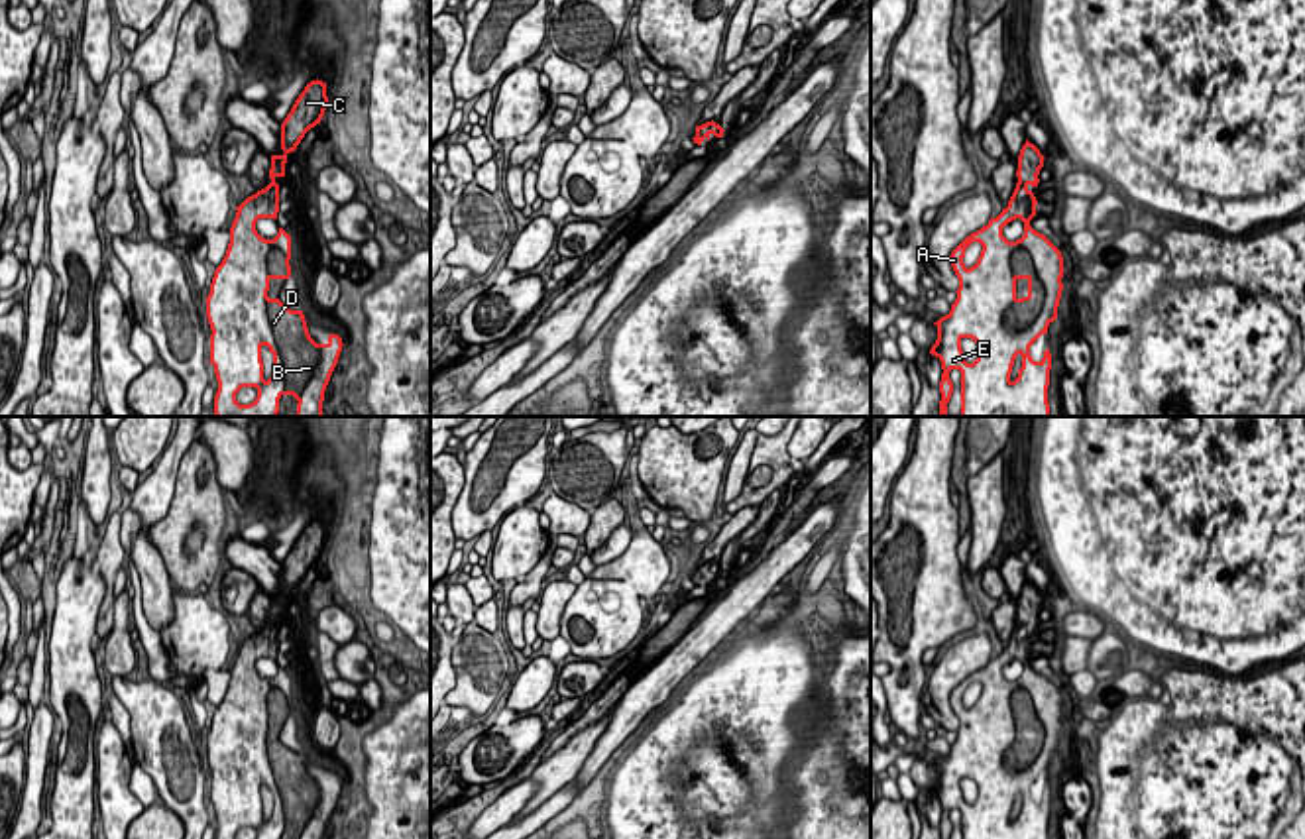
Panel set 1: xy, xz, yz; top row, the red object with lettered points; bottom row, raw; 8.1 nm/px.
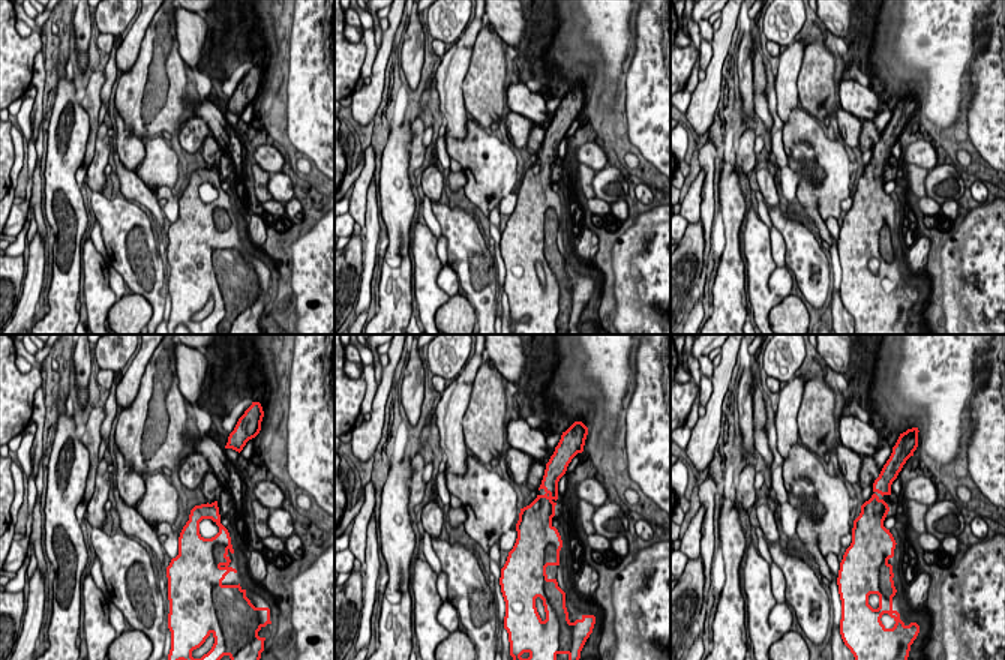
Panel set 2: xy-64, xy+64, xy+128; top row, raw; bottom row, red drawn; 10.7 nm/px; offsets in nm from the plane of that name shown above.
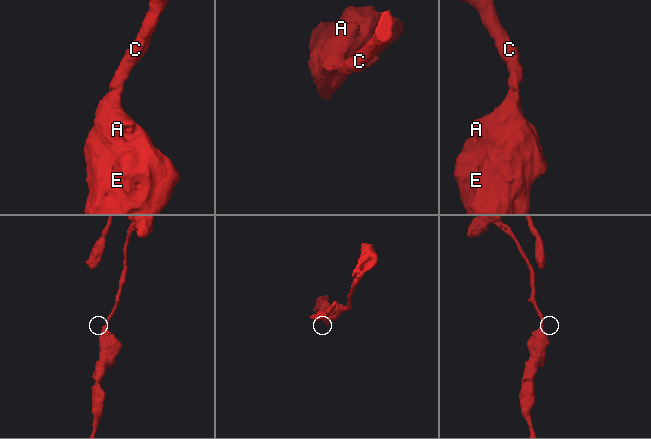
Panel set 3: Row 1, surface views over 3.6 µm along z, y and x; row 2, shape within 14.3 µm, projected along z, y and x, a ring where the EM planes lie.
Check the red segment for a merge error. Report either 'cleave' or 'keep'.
keep

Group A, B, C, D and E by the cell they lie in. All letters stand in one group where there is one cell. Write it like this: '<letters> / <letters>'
A B C D E

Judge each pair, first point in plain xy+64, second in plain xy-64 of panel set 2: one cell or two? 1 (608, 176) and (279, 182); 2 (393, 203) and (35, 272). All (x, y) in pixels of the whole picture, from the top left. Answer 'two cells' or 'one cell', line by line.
1: one cell
2: two cells

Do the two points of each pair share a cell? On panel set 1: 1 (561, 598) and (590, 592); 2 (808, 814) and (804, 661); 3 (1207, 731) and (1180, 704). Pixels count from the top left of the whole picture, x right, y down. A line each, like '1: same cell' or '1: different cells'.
1: different cells
2: different cells
3: same cell

